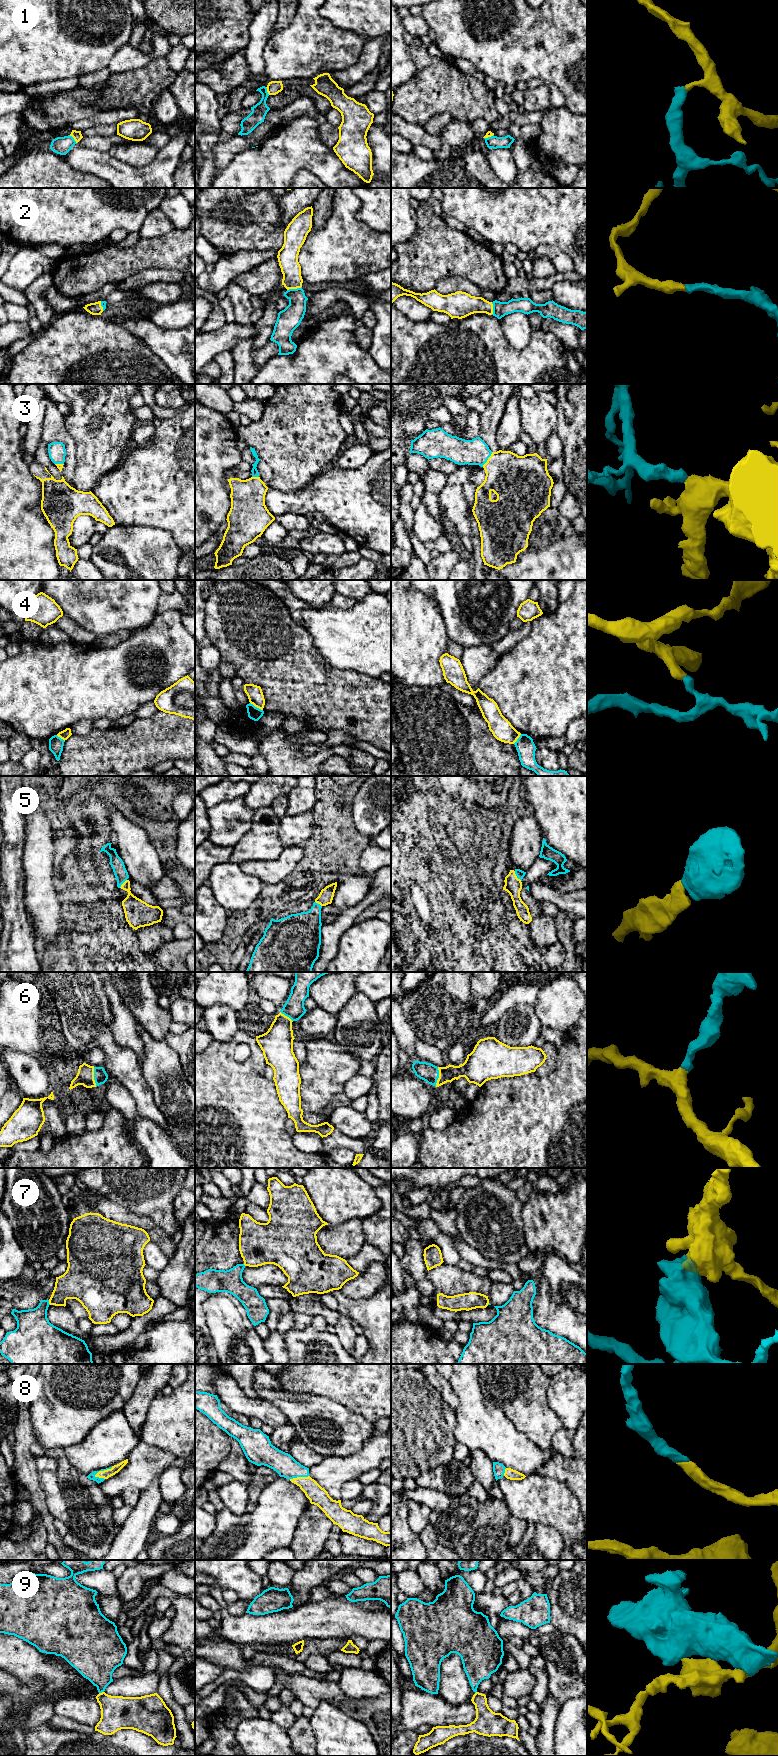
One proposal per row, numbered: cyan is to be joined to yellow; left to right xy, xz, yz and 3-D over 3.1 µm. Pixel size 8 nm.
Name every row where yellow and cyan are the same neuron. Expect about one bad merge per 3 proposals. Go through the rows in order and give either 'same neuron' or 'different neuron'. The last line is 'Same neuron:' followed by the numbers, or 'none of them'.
1: different neuron
2: same neuron
3: same neuron
4: different neuron
5: same neuron
6: same neuron
7: different neuron
8: same neuron
9: different neuron
Same neuron: 2, 3, 5, 6, 8

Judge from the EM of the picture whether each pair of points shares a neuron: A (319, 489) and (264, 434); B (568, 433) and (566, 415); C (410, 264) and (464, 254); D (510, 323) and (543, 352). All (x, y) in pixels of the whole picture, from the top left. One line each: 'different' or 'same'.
A: different
B: same
C: same
D: different

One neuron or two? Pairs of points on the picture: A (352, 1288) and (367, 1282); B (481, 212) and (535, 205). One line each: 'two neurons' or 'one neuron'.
A: one neuron
B: one neuron

